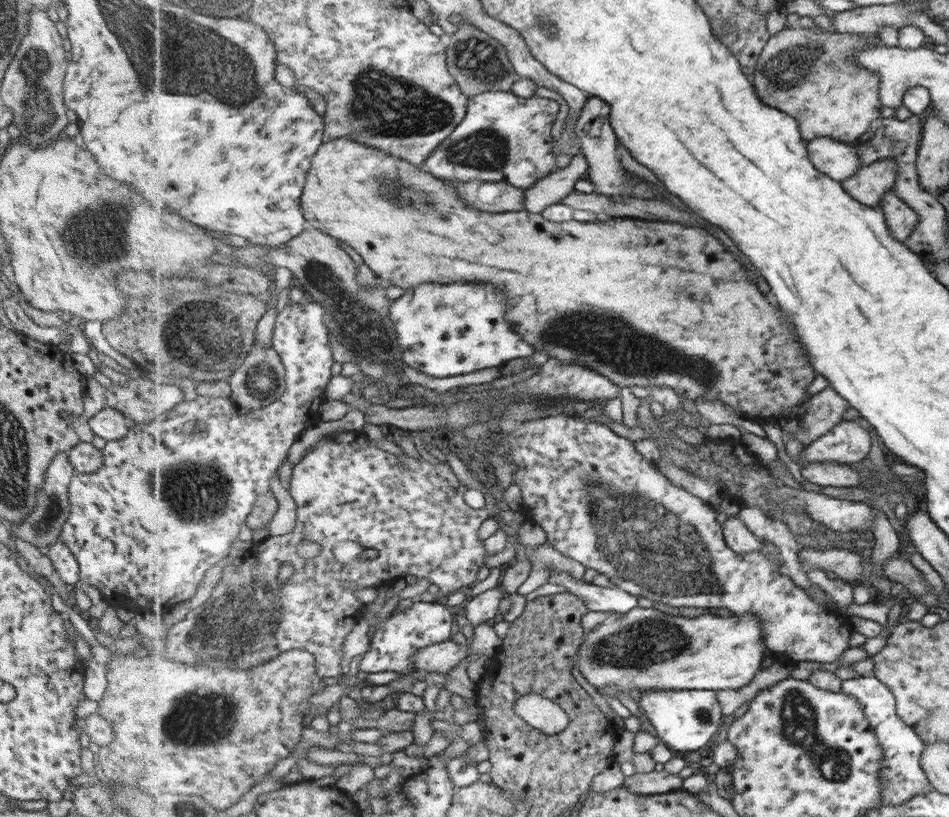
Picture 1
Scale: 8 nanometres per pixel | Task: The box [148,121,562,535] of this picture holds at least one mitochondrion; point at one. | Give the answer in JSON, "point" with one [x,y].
{"point":[357,326]}

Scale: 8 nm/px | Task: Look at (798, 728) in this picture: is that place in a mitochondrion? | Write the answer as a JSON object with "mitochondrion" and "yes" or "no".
{"mitochondrion":"yes"}

